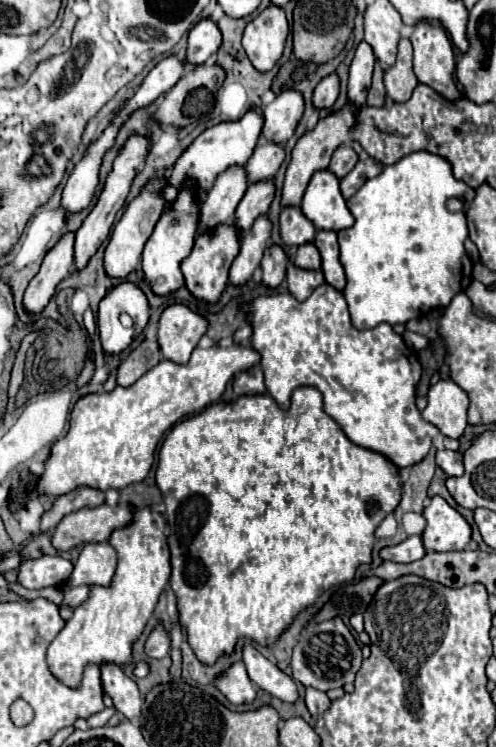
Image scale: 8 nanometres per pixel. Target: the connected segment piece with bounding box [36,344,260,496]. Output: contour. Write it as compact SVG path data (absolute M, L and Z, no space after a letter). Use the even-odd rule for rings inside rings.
M214 344L208 350L196 348L192 352L190 362L184 366L174 364L170 360L162 360L130 388L116 386L116 390L112 394L102 392L102 394L88 394L88 396L80 398L70 412L68 434L52 446L52 454L46 460L44 474L38 478L36 492L62 496L66 492L72 492L78 486L90 486L90 488L100 488L100 490L110 490L110 488L120 490L132 482L142 482L152 468L154 450L156 450L160 438L166 434L166 430L170 430L182 418L198 414L206 406L214 404L224 394L226 384L230 380L234 380L240 372L246 372L256 364L260 364L260 354L252 346L230 344L224 348L220 344Z

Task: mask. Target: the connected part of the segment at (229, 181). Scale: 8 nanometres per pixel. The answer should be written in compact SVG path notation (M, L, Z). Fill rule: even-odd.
M230 168L230 172L222 172L214 188L202 200L198 212L200 230L212 230L220 224L232 224L234 210L242 200L246 188L248 188L248 180L244 168Z

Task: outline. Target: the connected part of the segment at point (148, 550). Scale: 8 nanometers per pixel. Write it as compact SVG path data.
M148 508L136 510L134 522L112 532L110 544L118 552L118 568L110 588L92 586L90 598L74 610L64 630L48 648L46 662L56 680L68 688L78 688L88 664L132 666L132 644L142 636L150 614L170 578L170 550L164 536L164 516Z

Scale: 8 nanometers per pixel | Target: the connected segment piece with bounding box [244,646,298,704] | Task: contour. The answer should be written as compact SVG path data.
M254 646L244 648L244 664L246 664L250 680L258 684L262 690L270 692L282 702L292 704L298 700L296 682L288 674L284 674L276 664L266 660Z

